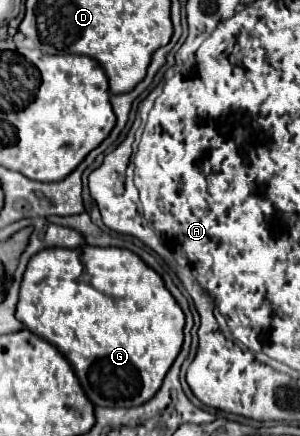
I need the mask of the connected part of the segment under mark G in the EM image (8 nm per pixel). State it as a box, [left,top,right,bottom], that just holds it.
[17,246,185,408]

